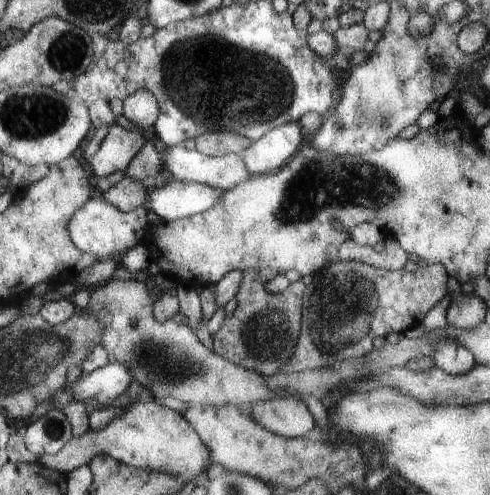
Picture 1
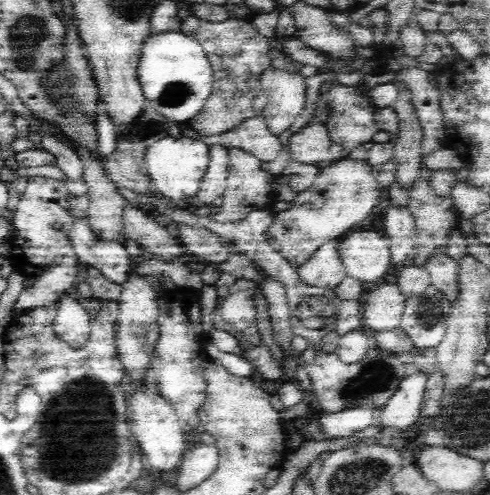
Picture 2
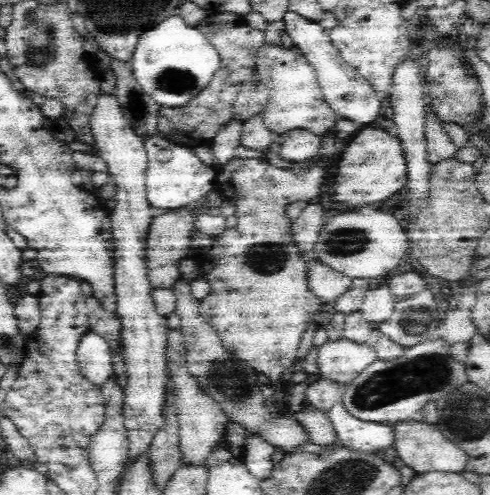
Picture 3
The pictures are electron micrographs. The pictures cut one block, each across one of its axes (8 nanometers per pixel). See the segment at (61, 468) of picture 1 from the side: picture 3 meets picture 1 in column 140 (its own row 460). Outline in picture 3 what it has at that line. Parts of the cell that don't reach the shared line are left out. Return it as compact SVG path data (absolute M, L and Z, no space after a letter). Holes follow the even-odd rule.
M408 420L408 422L394 422L392 428L394 428L394 448L398 450L398 462L406 464L416 474L426 474L426 472L462 474L466 472L466 466L470 460L466 456L466 450L458 446L458 442L450 442L450 438L446 438L446 434L442 434L442 430L438 430L436 426Z

